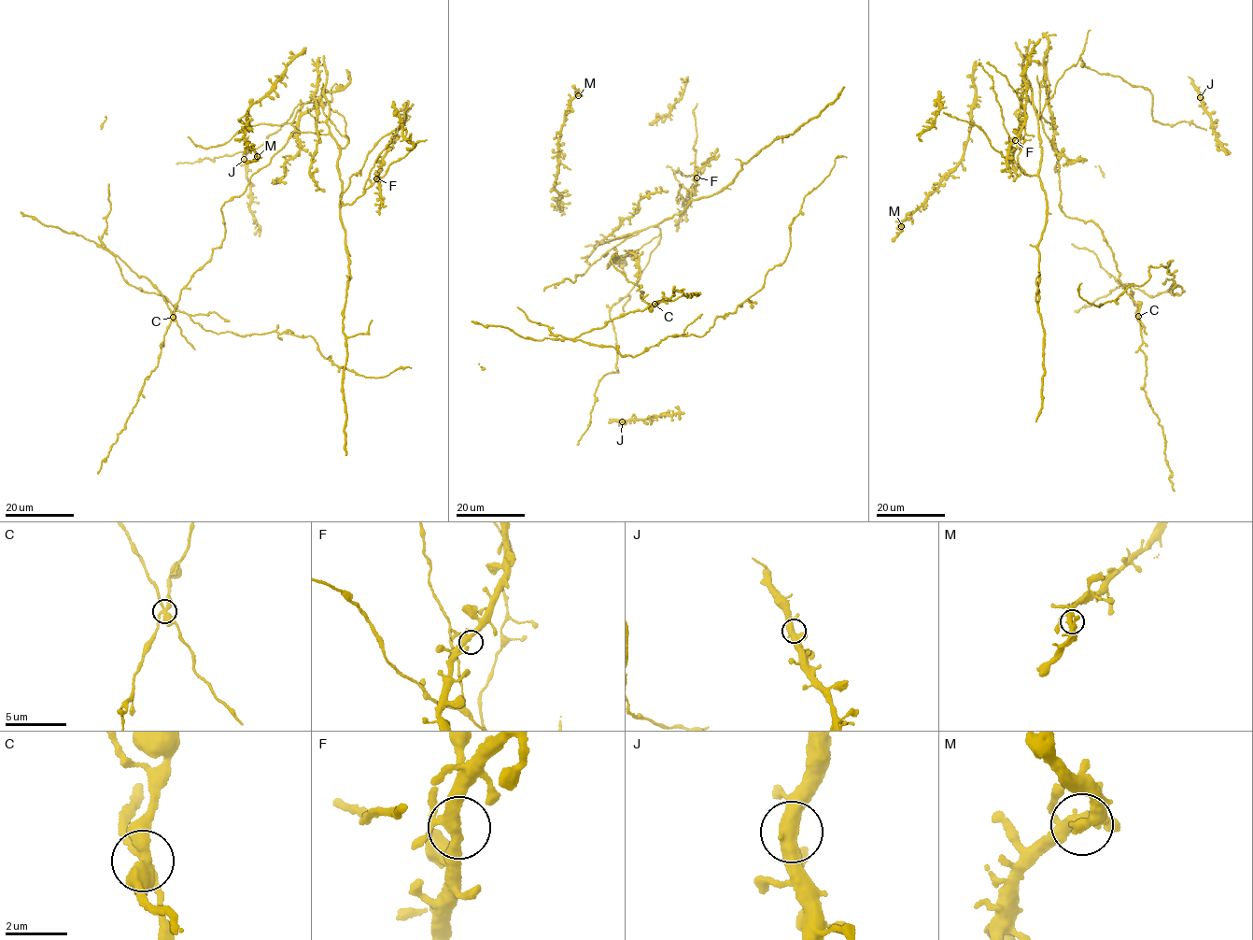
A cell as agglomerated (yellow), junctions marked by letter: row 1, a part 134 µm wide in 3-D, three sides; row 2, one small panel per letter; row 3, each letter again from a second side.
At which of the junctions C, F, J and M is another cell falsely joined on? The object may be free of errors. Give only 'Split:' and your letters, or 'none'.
Split: C

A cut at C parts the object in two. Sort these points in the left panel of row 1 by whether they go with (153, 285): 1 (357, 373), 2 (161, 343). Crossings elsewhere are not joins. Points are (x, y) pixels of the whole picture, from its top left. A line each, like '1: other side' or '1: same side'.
1: same side
2: other side

